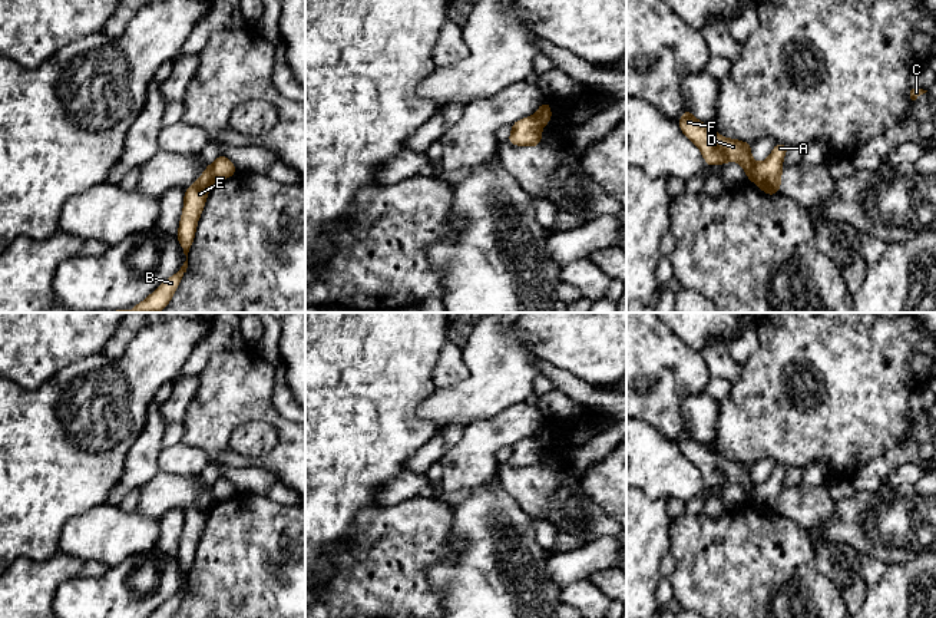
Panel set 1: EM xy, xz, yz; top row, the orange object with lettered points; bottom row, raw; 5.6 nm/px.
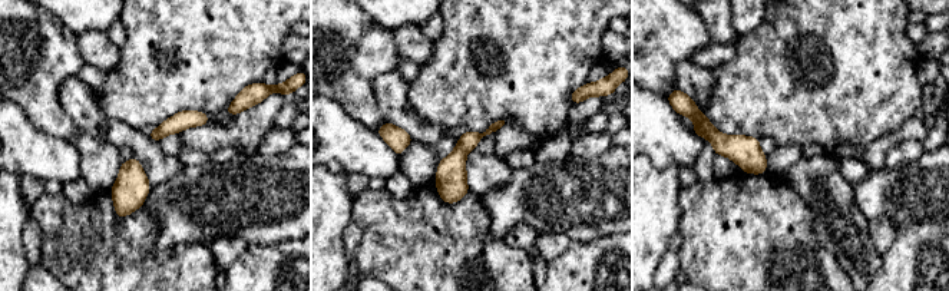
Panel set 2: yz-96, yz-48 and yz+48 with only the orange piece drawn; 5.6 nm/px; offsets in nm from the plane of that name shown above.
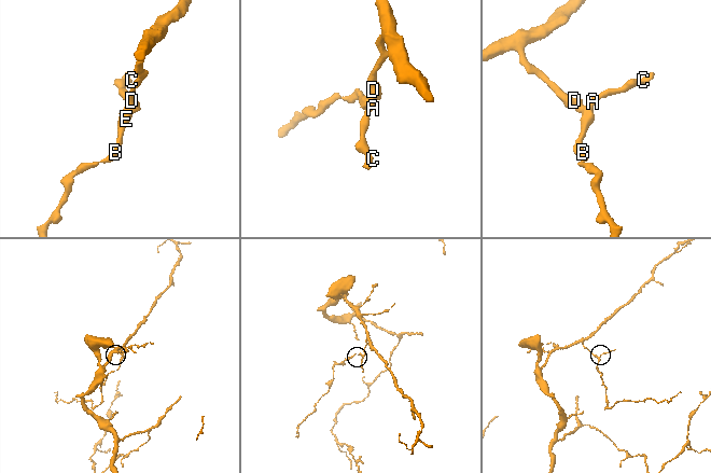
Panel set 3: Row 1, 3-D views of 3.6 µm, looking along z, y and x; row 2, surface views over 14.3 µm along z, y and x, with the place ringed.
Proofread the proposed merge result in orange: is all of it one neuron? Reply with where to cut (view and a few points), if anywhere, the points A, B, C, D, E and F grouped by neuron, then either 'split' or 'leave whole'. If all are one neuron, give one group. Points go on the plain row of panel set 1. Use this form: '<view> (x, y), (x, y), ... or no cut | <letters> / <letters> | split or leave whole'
yz (757, 485), (751, 501) | A B C E / D F | split

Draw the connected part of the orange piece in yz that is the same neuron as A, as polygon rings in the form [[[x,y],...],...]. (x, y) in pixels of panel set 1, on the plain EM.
[[[775,465],[770,477],[757,485],[757,492],[754,498],[754,505],[761,509],[767,516],[775,516],[781,506],[781,492],[783,492],[783,479],[788,467],[784,465]]]

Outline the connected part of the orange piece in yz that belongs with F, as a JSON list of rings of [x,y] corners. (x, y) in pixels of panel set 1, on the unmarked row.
[[[688,430],[682,434],[678,447],[698,467],[708,488],[735,482],[744,489],[748,500],[754,500],[757,485],[751,477],[751,465],[721,457],[695,440]]]

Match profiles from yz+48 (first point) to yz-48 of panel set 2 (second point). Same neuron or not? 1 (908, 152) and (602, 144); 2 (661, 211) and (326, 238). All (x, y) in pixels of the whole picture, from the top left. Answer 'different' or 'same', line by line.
1: same
2: same

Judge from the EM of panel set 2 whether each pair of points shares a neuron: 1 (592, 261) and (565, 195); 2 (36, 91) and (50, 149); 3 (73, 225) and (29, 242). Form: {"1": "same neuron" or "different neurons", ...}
{"1": "different neurons", "2": "different neurons", "3": "different neurons"}

